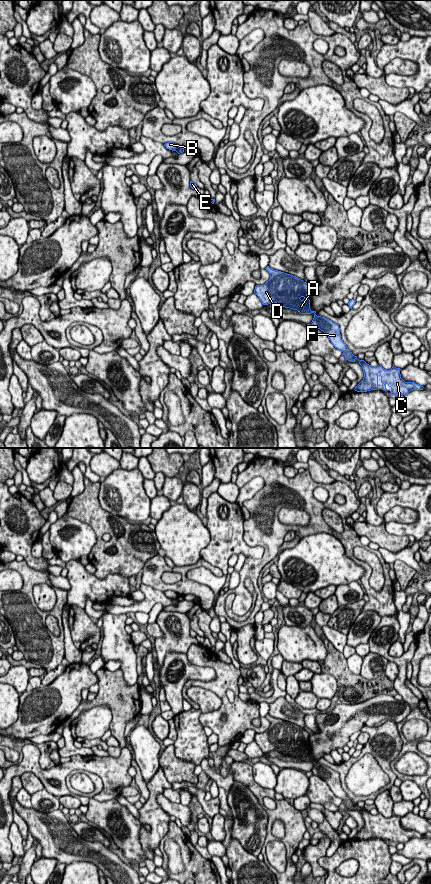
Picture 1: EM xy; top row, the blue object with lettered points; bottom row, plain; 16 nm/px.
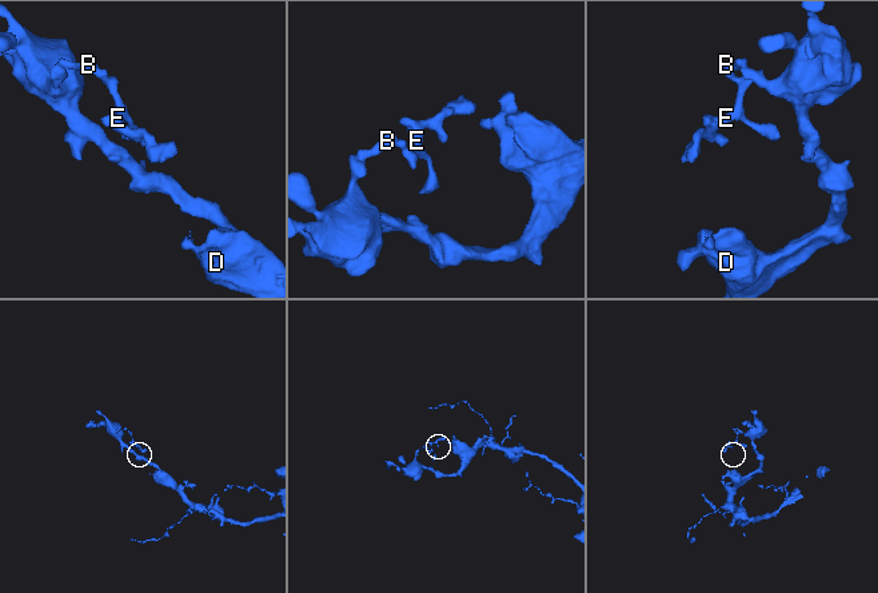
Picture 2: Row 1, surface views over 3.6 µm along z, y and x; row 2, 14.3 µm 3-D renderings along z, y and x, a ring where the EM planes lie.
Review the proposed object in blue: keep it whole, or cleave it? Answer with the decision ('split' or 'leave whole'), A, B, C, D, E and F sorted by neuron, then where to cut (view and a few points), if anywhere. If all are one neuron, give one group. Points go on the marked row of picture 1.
split | A B C D F / E | xy (178, 147), (175, 150)

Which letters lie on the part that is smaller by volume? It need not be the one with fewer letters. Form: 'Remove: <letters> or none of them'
Remove: E

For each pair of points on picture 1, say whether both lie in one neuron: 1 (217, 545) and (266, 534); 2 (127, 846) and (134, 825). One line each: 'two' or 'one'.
1: two
2: one

